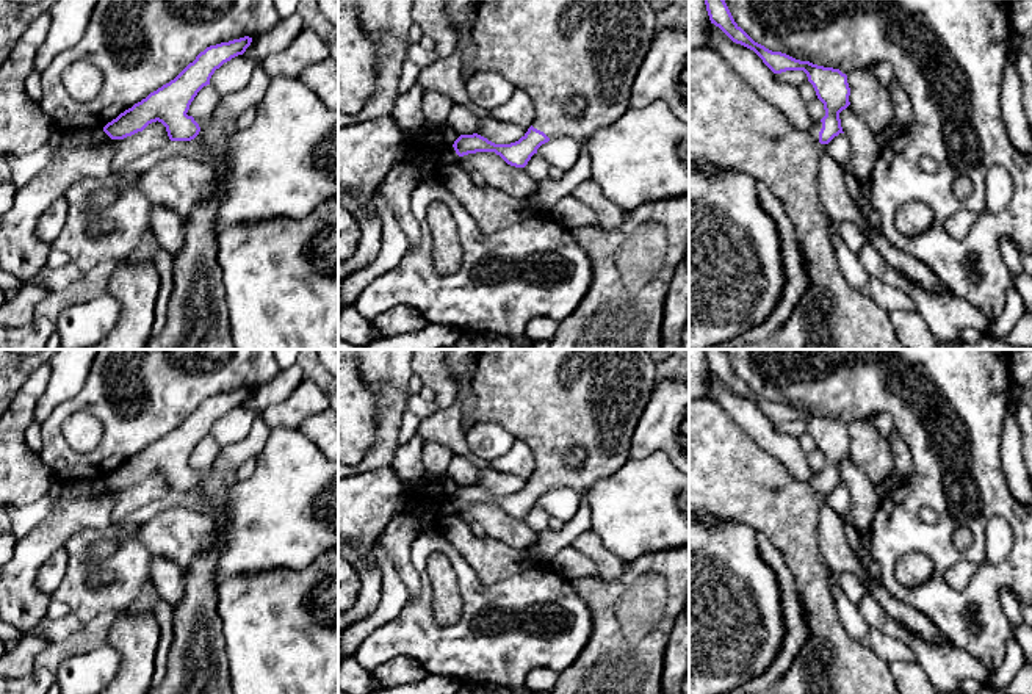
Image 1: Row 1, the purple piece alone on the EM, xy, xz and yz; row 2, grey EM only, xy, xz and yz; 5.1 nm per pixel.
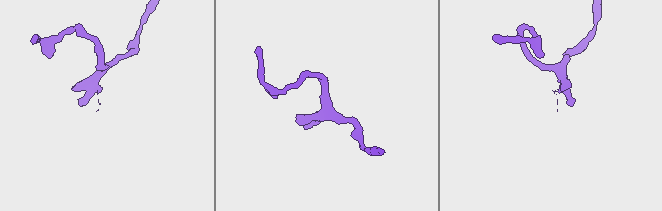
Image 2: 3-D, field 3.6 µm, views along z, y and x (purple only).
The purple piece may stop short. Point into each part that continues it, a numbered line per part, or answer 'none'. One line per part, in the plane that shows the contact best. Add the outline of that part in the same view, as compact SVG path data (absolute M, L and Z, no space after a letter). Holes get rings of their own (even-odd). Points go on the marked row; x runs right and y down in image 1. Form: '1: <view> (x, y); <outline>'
1: yz (730, 124); M689 49L689 161L711 160L716 164L745 172L764 183L783 204L796 229L806 265L810 285L791 312L785 326L761 343L747 343L733 349L908 349L899 340L888 312L853 290L836 262L828 218L817 196L817 163L827 144L819 143L822 122L813 122L805 132L796 130L785 116L742 80L714 50Z

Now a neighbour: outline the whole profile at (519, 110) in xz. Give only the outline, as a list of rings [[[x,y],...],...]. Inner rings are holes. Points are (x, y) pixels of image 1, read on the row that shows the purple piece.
[[[515,89],[511,99],[490,114],[501,122],[529,128],[536,119],[536,108],[525,91]]]

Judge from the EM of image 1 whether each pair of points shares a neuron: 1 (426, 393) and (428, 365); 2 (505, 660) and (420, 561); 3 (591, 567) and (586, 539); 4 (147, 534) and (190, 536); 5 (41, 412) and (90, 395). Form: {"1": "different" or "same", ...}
{"1": "different", "2": "same", "3": "different", "4": "same", "5": "different"}

